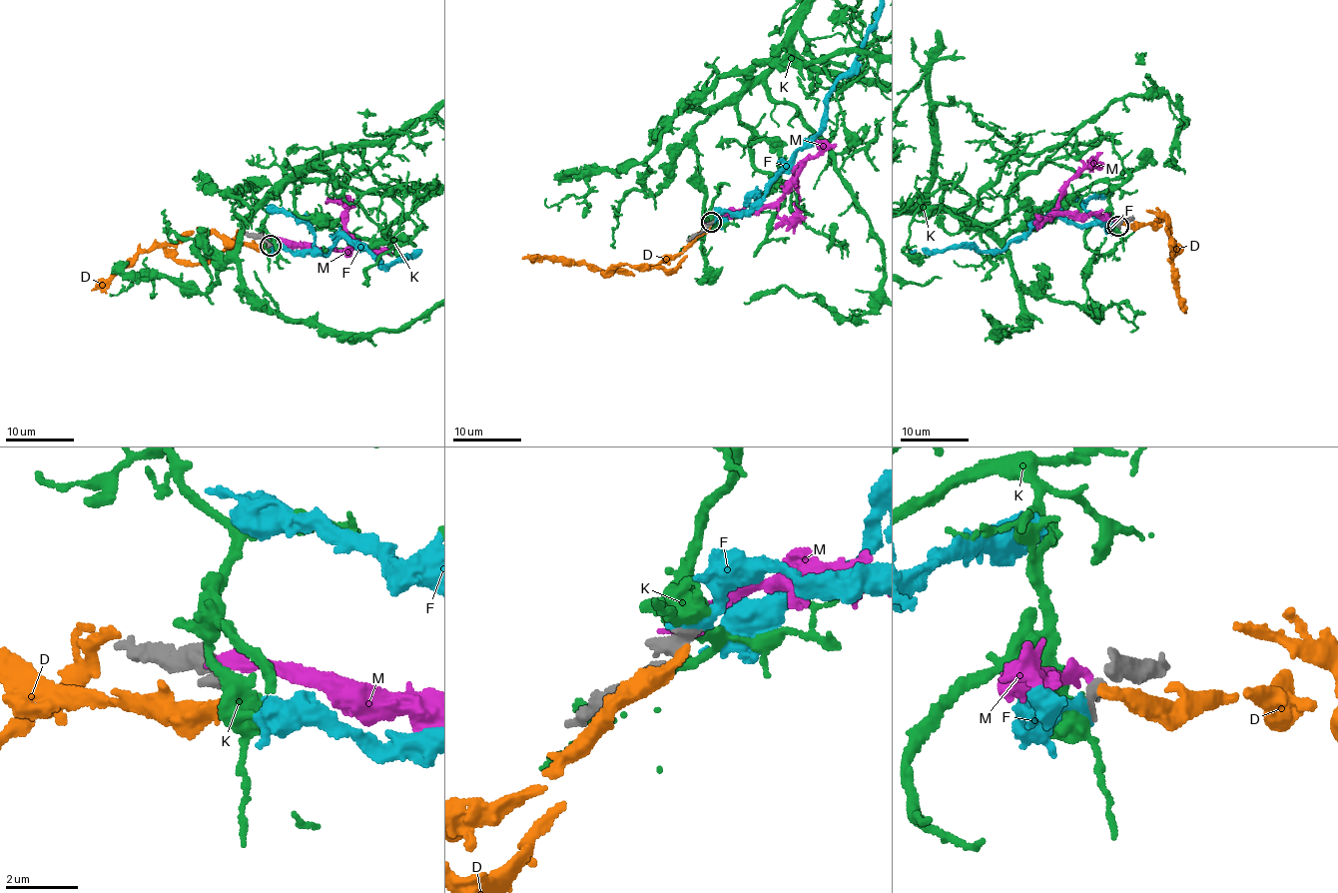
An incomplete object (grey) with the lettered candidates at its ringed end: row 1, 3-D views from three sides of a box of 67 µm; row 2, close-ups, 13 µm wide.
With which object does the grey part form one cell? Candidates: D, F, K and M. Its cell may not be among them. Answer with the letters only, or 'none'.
F

